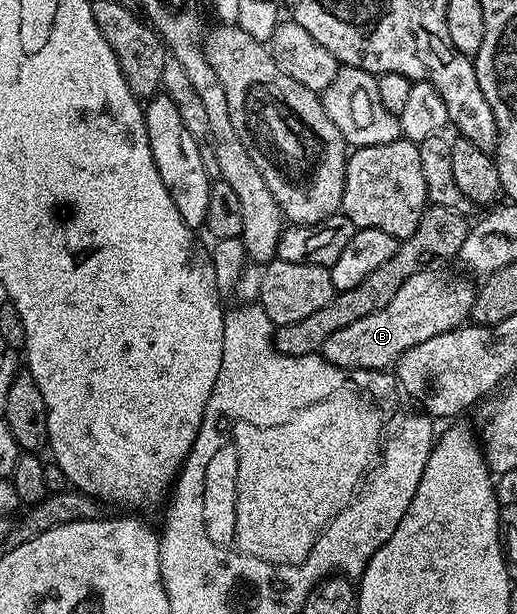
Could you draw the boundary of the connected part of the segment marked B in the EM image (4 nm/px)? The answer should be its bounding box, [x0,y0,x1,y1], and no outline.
[320,270,474,374]

